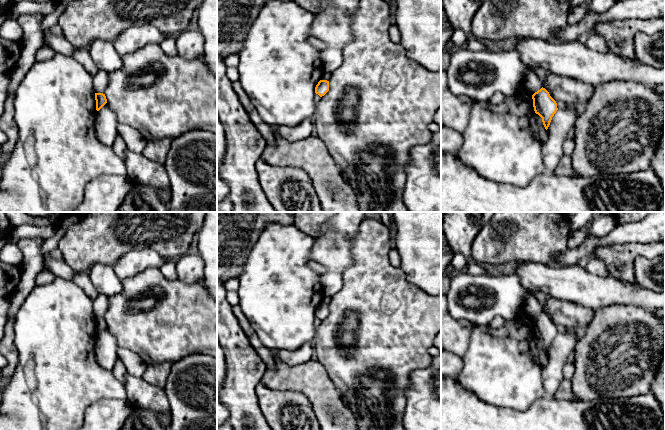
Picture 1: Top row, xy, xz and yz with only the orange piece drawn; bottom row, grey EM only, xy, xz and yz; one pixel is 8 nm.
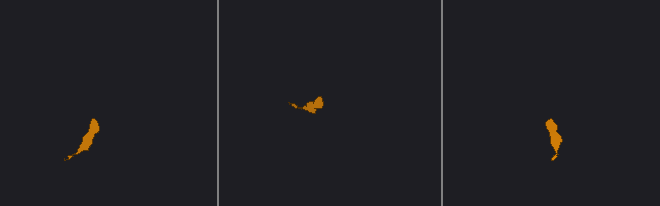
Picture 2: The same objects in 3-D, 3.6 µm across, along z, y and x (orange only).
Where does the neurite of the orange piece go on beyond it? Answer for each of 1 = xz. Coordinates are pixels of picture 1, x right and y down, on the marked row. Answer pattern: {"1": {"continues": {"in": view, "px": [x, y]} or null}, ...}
{"1": {"continues": {"in": "xz", "px": [326, 76]}}}

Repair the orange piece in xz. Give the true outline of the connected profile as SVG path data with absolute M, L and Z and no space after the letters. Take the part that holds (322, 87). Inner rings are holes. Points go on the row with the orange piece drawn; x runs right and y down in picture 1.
M325 72L322 79L318 82L315 87L315 93L320 97L324 96L329 91L329 79L331 78L331 73Z

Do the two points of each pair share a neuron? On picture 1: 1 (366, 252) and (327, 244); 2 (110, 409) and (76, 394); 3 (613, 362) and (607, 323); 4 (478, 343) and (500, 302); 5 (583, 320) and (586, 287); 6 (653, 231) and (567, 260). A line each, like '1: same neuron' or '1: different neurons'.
1: different neurons
2: different neurons
3: same neuron
4: different neurons
5: different neurons
6: same neuron

